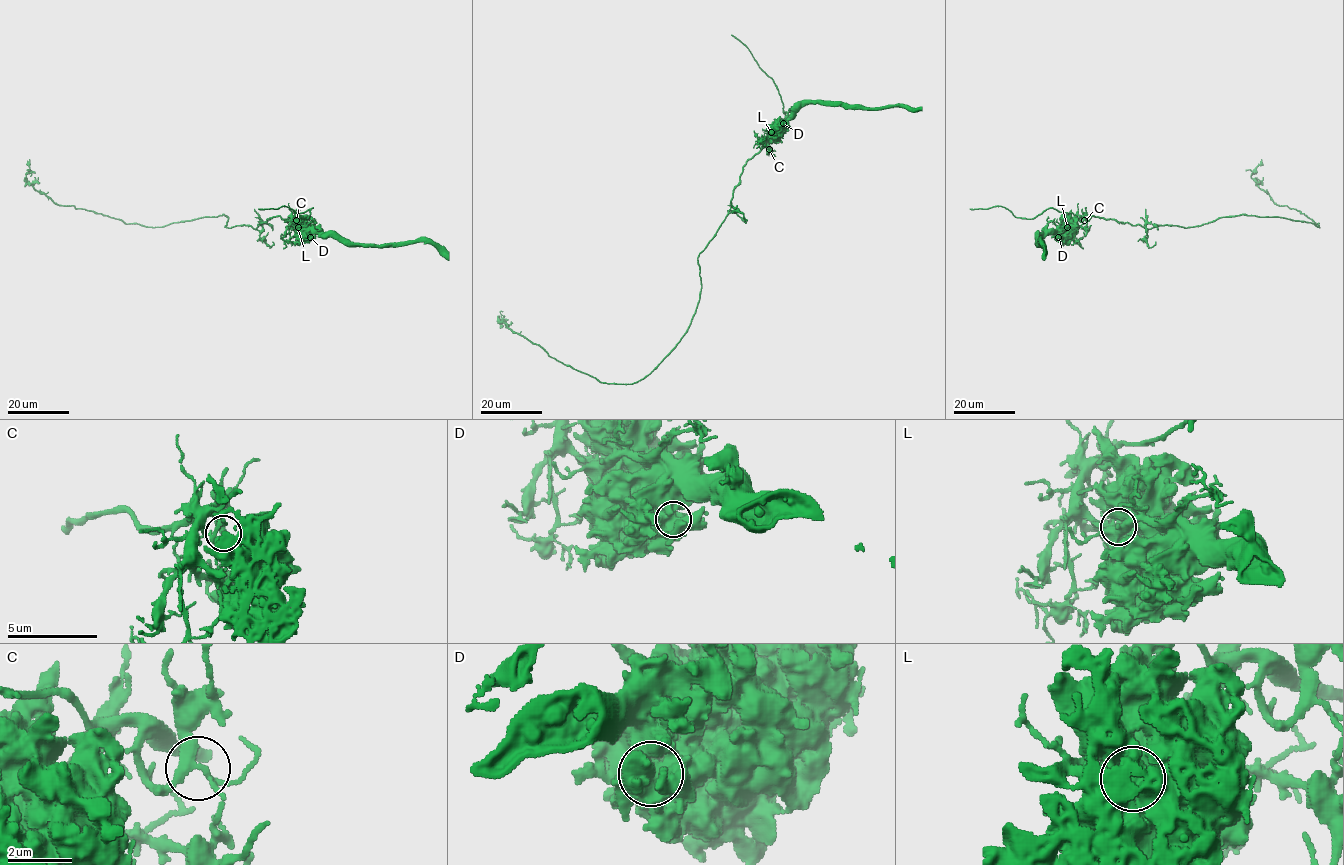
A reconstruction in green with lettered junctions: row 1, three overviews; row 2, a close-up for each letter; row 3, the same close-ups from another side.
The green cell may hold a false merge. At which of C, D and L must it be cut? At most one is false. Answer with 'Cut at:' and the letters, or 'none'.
Cut at: L

